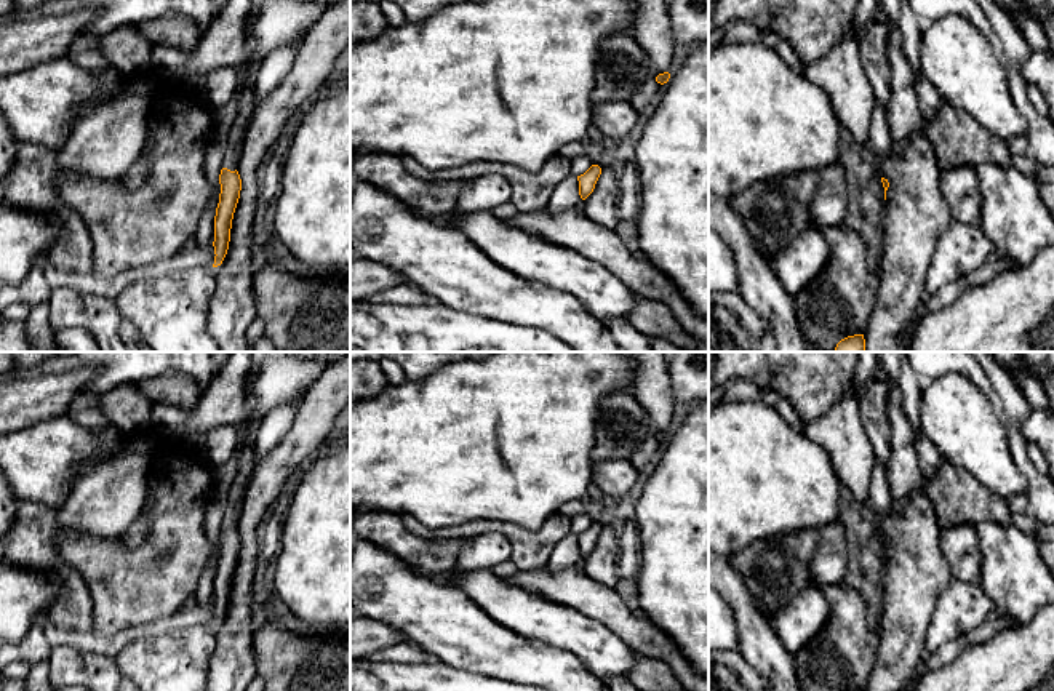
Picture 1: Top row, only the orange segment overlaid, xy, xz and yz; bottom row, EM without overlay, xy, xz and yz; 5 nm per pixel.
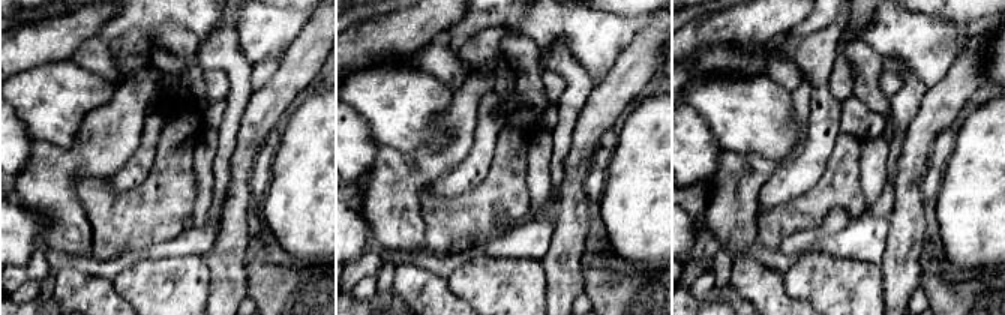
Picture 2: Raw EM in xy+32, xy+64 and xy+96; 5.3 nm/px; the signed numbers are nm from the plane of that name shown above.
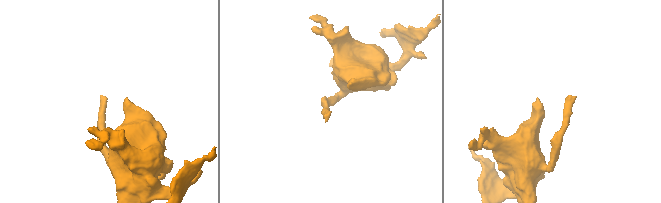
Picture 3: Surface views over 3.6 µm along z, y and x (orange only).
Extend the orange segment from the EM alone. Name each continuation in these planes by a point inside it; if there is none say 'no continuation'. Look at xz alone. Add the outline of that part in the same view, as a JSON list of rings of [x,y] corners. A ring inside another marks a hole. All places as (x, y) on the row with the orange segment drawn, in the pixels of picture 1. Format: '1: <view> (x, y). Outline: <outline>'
no continuation

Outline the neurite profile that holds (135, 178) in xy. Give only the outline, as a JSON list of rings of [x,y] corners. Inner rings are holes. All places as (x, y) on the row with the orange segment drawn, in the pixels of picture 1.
[[[141,155],[128,173],[122,178],[122,184],[126,189],[136,190],[144,186],[149,174],[149,163],[144,155]]]

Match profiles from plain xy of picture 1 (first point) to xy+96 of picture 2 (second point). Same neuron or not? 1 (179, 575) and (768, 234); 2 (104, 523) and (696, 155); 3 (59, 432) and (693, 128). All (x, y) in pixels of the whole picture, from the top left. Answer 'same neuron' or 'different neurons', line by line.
1: same neuron
2: different neurons
3: different neurons

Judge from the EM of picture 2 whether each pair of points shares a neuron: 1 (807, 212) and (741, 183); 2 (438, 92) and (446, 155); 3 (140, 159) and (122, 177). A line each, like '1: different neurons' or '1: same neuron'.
1: different neurons
2: different neurons
3: same neuron

